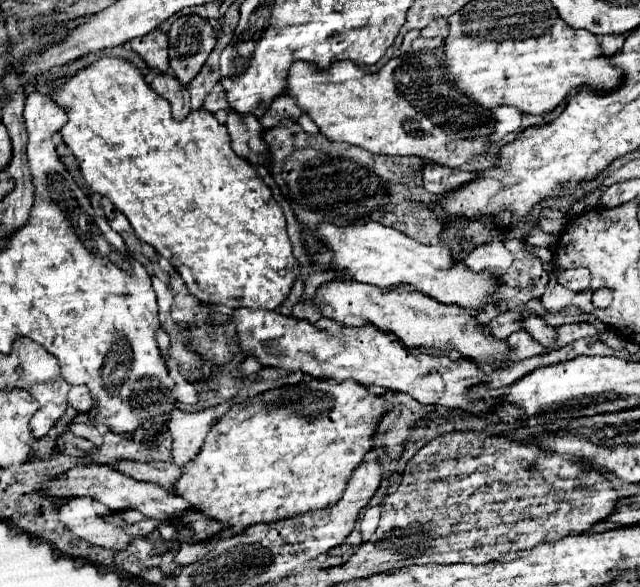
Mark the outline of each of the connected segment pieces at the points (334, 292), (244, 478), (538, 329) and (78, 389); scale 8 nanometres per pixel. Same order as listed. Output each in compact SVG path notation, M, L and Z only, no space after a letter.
M331 280L321 284L311 298L315 308L335 322L345 326L361 326L371 322L383 332L391 332L409 348L437 348L437 350L457 350L461 356L471 360L481 360L491 364L493 368L503 366L501 356L507 352L503 340L495 340L483 332L483 326L475 322L471 314L467 314L459 306L449 306L427 298L425 294L415 292L411 286L389 286L379 288L371 284L361 284L353 280Z
M305 376L299 384L265 390L253 398L247 398L245 402L233 404L211 426L199 454L181 466L181 478L171 486L171 490L183 500L193 502L193 508L201 514L227 526L205 544L237 536L253 524L271 524L309 510L327 508L341 498L353 468L361 464L363 456L371 450L375 424L389 408L391 402L379 398L377 394L369 394L365 386L353 380L319 382Z
M525 314L523 316L523 328L537 340L541 342L543 346L549 346L555 342L555 328L553 326L547 326L543 322L543 318L535 316L535 314Z
M73 386L69 390L69 406L73 406L79 412L89 412L95 406L95 398L91 396L87 386Z

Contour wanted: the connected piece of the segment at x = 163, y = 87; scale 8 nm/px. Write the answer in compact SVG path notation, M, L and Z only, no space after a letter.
M157 72L155 78L153 78L153 82L151 82L151 88L153 88L159 96L163 96L165 100L169 100L171 112L173 112L173 118L175 118L175 120L183 120L183 118L191 112L187 86L183 86L179 80L175 80L173 74Z

